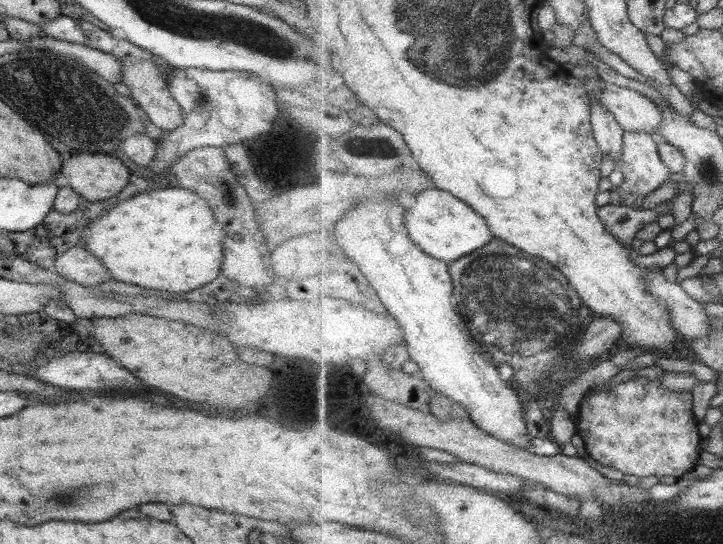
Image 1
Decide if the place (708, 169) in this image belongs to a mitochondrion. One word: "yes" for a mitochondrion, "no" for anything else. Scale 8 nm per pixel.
yes

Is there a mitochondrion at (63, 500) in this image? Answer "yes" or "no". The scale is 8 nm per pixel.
yes

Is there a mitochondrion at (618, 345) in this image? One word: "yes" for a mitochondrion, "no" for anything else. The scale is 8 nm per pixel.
no

